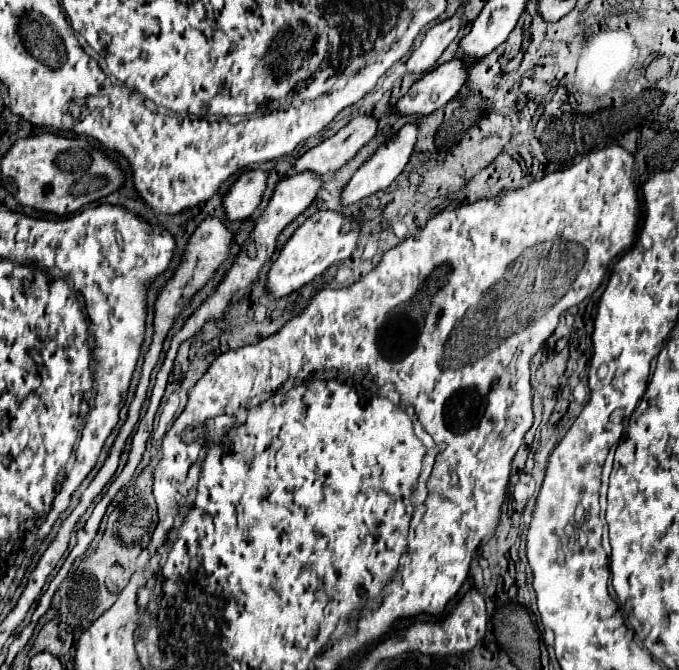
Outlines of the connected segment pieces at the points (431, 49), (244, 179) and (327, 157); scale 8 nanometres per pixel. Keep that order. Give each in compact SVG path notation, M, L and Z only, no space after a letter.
M459 12L455 18L445 20L441 24L435 24L433 28L429 28L427 34L423 36L419 48L411 52L405 72L411 76L419 76L419 74L429 72L435 66L437 58L443 54L443 50L455 40L455 36L461 28L461 22L463 20L461 20L461 12Z
M255 170L255 172L241 174L239 180L229 188L229 192L221 200L223 220L235 222L235 220L249 218L261 202L265 182L267 182L267 172Z
M357 116L345 128L341 128L337 134L333 134L319 146L307 150L295 162L295 166L291 168L287 178L301 174L301 172L315 172L319 176L337 172L375 136L375 132L377 132L377 118Z

